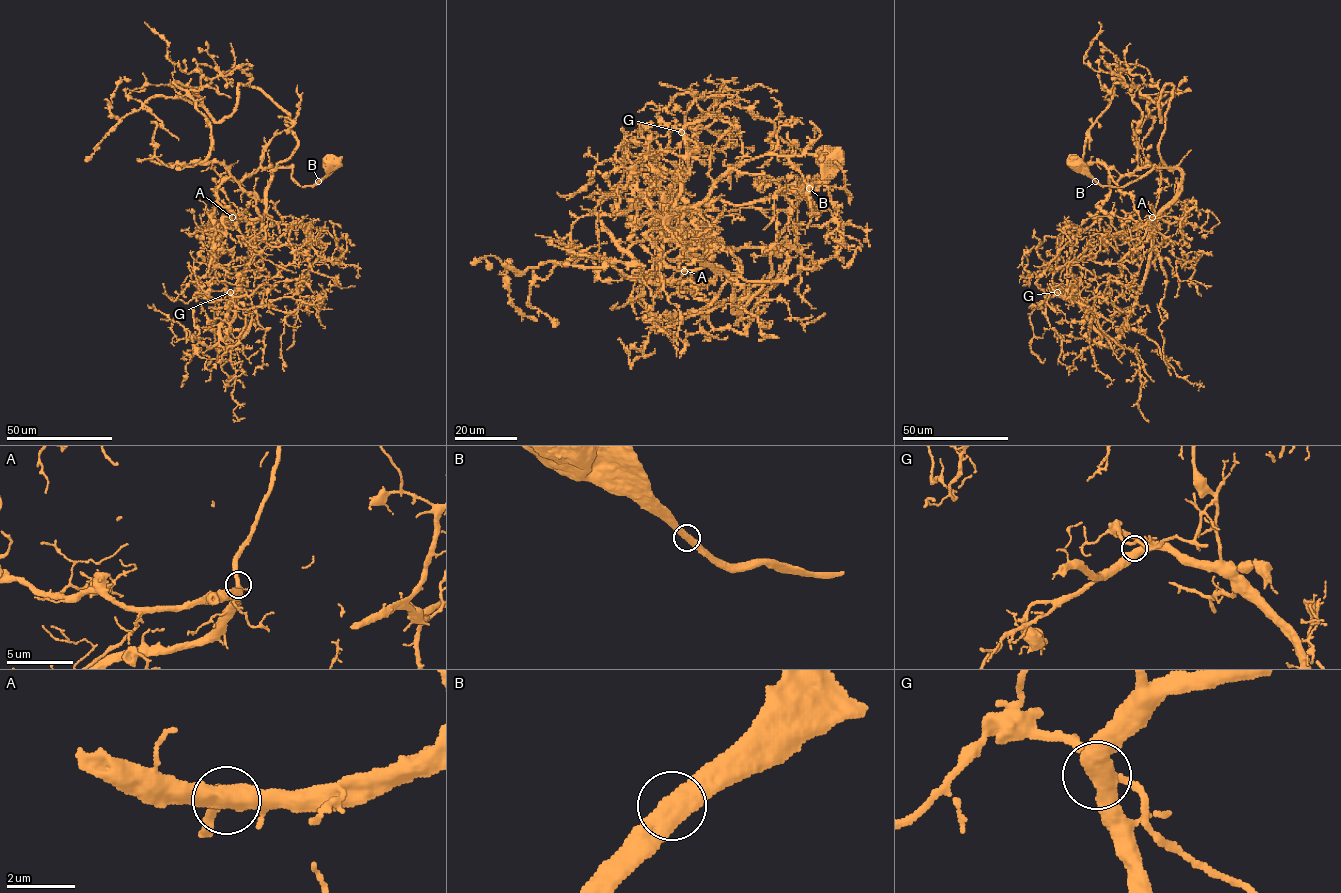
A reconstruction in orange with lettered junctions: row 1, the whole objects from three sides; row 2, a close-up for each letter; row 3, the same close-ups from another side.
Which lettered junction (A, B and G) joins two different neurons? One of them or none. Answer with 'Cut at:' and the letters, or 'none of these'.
Cut at: none of these

